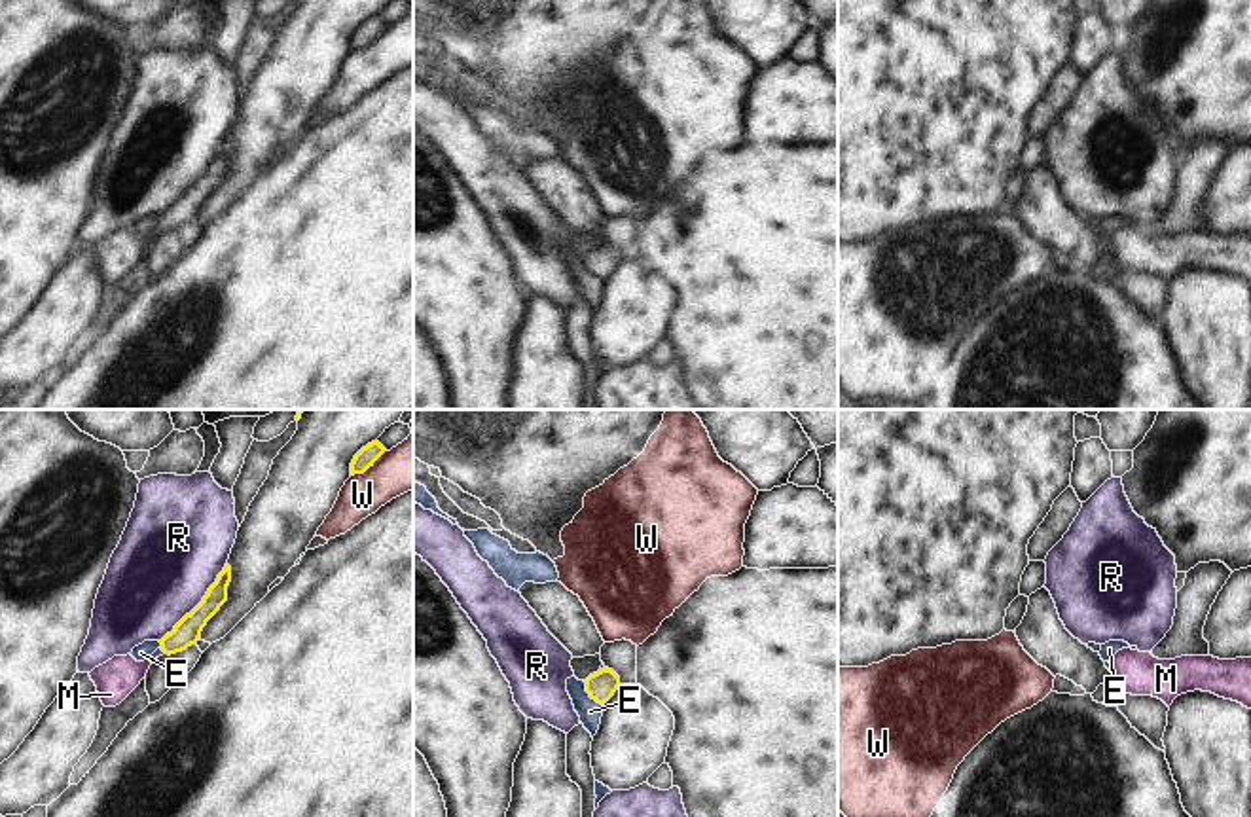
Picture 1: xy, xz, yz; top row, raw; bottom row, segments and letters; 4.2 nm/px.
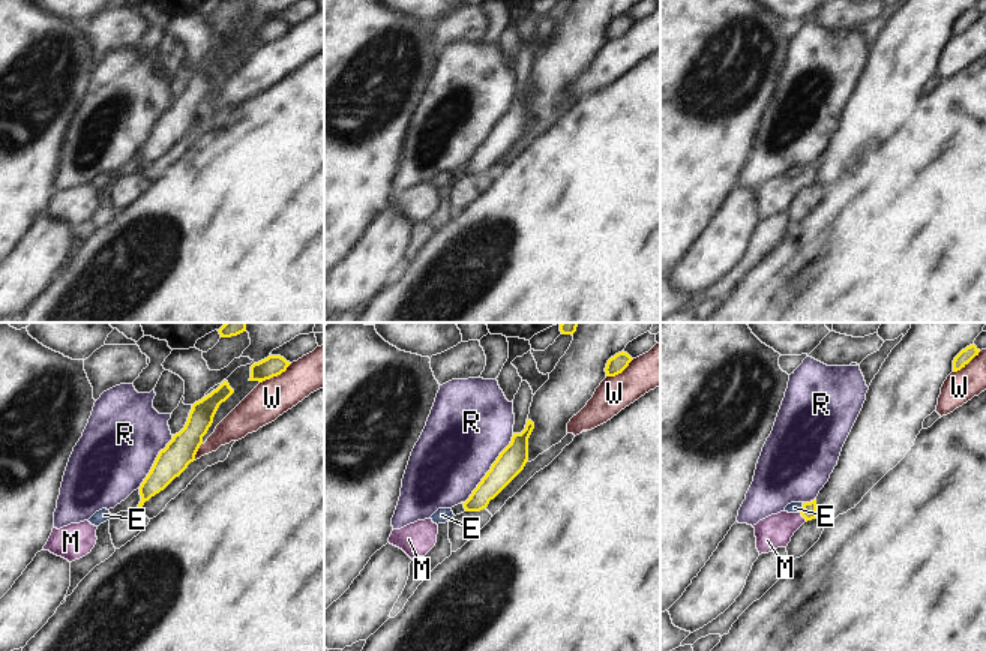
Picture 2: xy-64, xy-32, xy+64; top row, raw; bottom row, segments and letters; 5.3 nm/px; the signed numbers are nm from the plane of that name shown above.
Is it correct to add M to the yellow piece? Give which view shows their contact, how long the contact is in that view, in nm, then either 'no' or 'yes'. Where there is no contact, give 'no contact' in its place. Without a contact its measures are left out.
xy | 40 nm | yes

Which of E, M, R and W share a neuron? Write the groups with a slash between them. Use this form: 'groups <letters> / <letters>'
groups E / M / R / W

